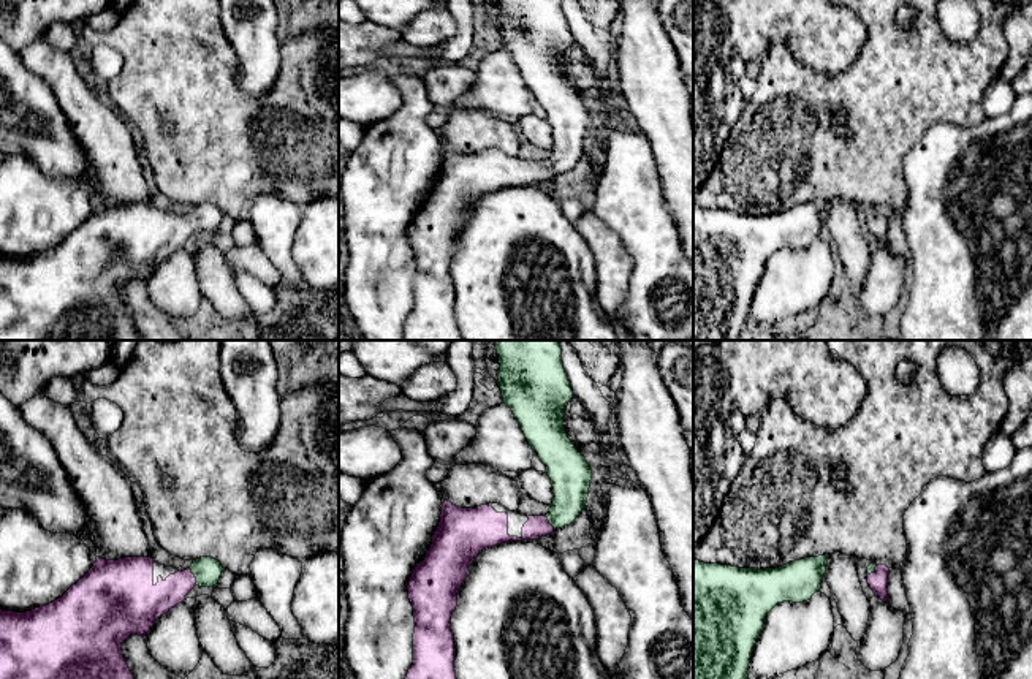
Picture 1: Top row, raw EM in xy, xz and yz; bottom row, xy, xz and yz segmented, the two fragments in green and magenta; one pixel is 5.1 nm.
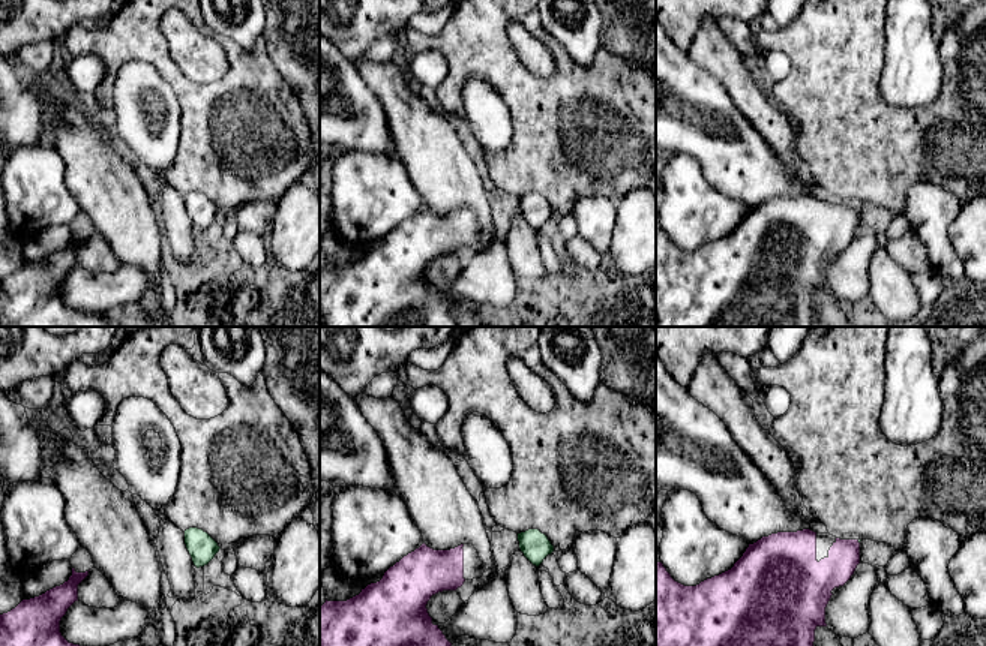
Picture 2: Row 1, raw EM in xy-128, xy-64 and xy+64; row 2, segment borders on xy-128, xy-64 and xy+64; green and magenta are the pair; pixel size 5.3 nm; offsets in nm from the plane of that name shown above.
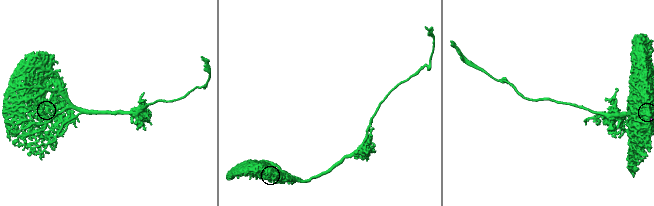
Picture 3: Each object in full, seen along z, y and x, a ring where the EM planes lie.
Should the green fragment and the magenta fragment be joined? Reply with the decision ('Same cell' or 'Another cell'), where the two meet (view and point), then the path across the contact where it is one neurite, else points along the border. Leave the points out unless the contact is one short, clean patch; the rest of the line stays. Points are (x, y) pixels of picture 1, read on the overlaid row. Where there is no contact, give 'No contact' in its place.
Same cell. Touches green at xy (195, 576). Path across: xy (206, 570), (195, 576), (152, 600)

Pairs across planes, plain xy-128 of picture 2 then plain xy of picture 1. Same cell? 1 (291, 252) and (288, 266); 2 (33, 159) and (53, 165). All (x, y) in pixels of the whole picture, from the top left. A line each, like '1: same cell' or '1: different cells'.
1: different cells
2: different cells

